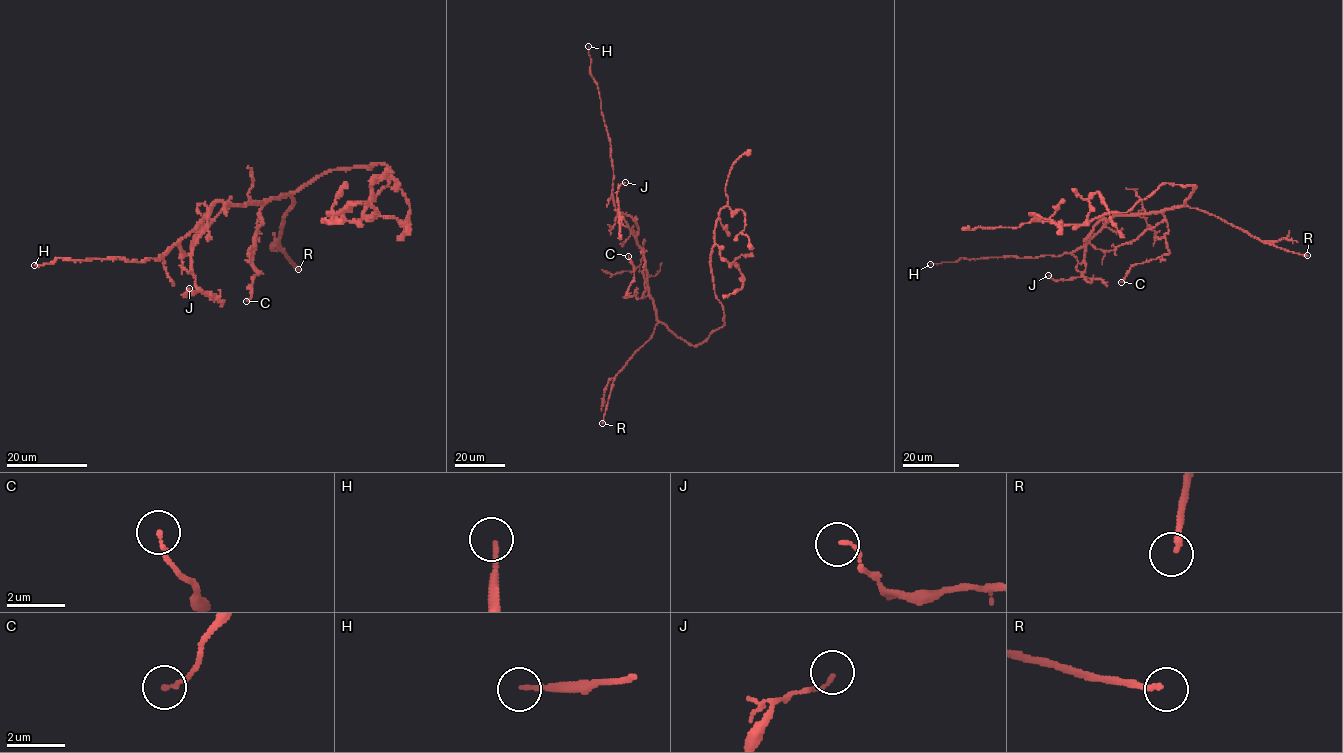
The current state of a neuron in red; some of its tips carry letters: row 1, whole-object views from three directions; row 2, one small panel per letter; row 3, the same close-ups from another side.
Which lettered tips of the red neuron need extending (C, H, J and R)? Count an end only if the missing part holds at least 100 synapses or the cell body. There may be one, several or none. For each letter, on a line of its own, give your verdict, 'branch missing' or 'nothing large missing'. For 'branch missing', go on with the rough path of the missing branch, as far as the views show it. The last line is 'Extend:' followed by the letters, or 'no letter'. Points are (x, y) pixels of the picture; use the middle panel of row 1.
C: nothing large missing
H: nothing large missing
J: nothing large missing
R: branch missing
Extend: R

